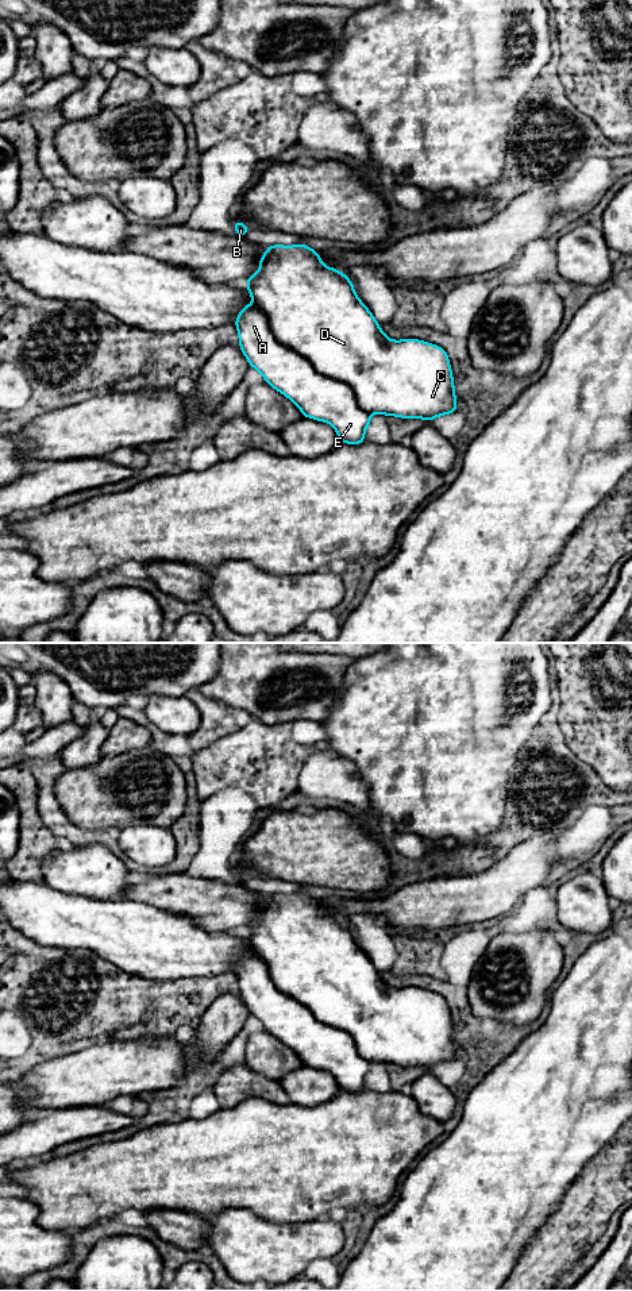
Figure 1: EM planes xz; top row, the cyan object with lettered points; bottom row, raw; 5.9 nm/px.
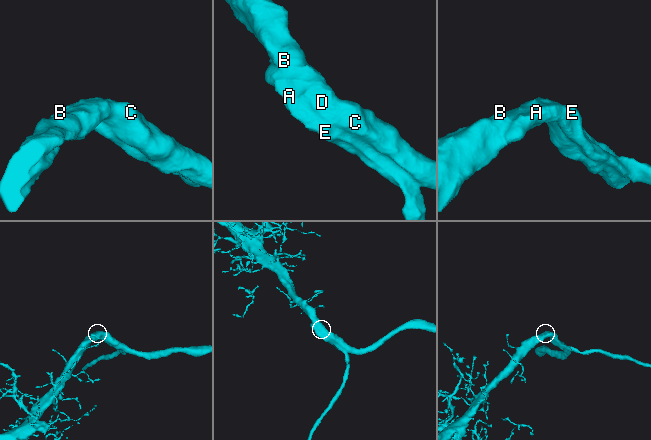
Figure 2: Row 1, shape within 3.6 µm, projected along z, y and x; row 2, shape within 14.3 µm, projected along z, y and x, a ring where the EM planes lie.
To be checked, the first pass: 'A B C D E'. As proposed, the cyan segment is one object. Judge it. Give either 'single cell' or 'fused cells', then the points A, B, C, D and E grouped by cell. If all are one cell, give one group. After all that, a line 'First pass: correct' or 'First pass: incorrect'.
single cell; groups A B C D E
First pass: correct

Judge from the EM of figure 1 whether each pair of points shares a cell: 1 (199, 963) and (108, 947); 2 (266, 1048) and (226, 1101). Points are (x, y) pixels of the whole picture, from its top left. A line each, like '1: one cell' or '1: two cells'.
1: one cell
2: one cell

